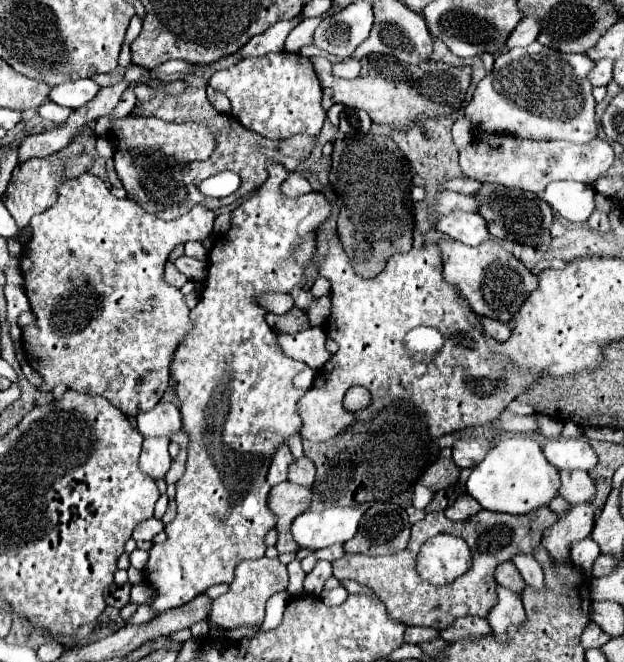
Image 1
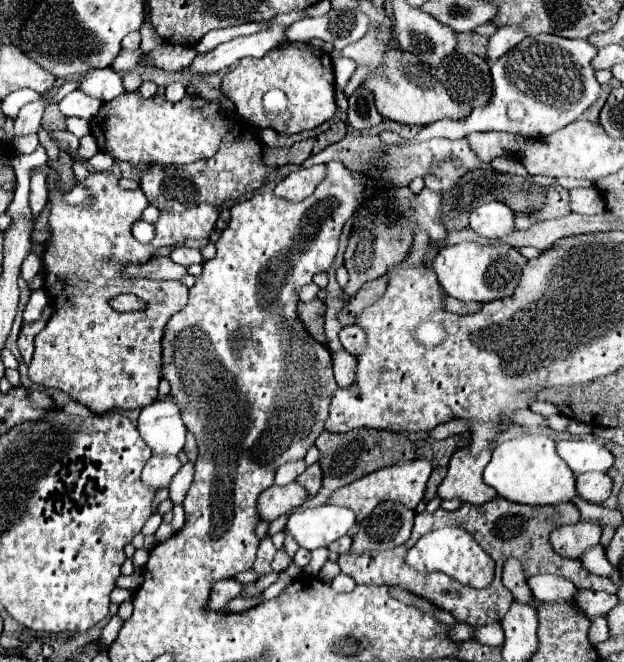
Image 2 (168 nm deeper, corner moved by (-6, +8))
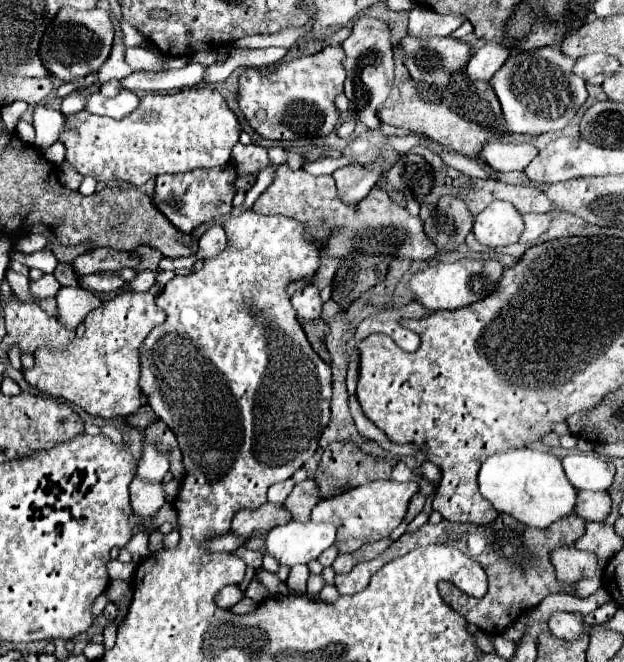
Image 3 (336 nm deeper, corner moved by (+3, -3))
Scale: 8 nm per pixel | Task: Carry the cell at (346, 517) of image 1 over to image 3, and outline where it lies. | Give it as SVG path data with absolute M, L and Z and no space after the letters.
M291 520L277 526L267 536L267 552L273 554L279 564L295 566L315 560L323 550L335 544L337 528L331 522L297 522Z

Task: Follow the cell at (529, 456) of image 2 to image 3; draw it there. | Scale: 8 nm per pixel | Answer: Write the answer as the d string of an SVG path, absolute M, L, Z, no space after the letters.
M517 448L489 456L479 470L479 490L497 512L505 512L535 528L547 528L555 520L571 514L577 496L561 468L561 460L551 452L531 448Z

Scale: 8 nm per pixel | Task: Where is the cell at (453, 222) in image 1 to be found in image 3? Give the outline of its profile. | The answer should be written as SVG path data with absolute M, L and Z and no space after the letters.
M491 202L475 216L473 234L487 248L509 246L519 240L523 232L521 214L509 202Z

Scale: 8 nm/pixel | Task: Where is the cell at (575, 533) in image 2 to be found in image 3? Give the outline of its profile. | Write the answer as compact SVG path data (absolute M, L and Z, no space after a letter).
M563 546L555 548L551 552L551 562L557 570L557 578L561 582L577 582L581 578L589 578L599 574L597 568L597 556L593 552L577 550L575 546Z

